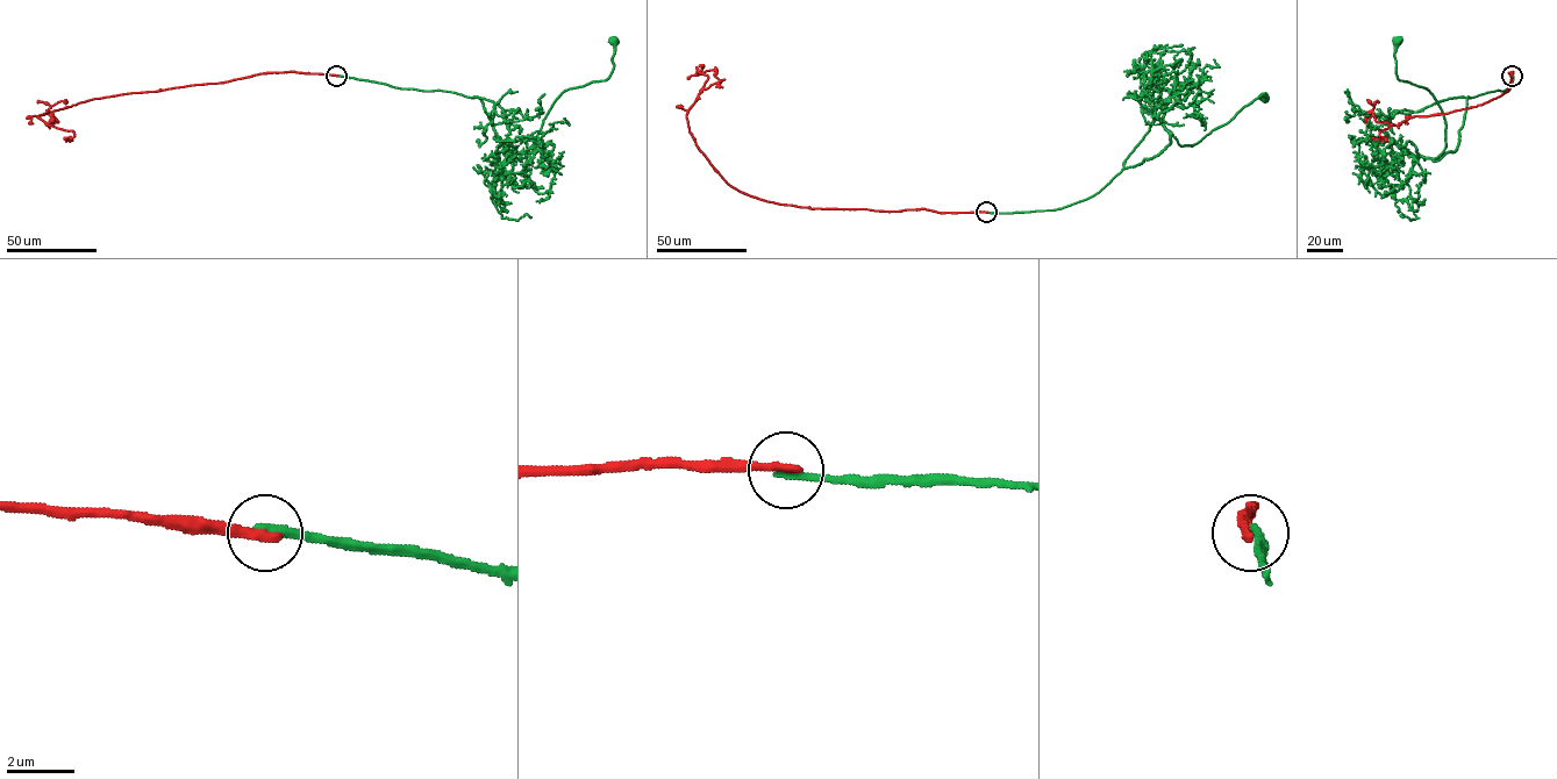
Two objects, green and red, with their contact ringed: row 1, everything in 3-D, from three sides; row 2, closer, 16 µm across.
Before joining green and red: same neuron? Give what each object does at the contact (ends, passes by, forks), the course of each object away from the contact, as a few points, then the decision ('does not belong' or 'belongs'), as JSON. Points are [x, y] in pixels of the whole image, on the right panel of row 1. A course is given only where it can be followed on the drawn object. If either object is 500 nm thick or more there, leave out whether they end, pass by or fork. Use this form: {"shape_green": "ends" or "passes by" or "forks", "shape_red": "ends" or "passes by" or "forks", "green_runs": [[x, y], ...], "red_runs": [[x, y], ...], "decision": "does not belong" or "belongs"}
{"shape_green": "ends", "shape_red": "ends", "green_runs": [[1512, 76], [1511, 87], [1468, 97], [1458, 144], [1434, 161], [1444, 115], [1426, 88], [1398, 78], [1398, 40]], "red_runs": [[1512, 76], [1509, 72], [1508, 90], [1487, 102], [1414, 116], [1397, 124], [1377, 122], [1366, 99]], "decision": "does not belong"}

